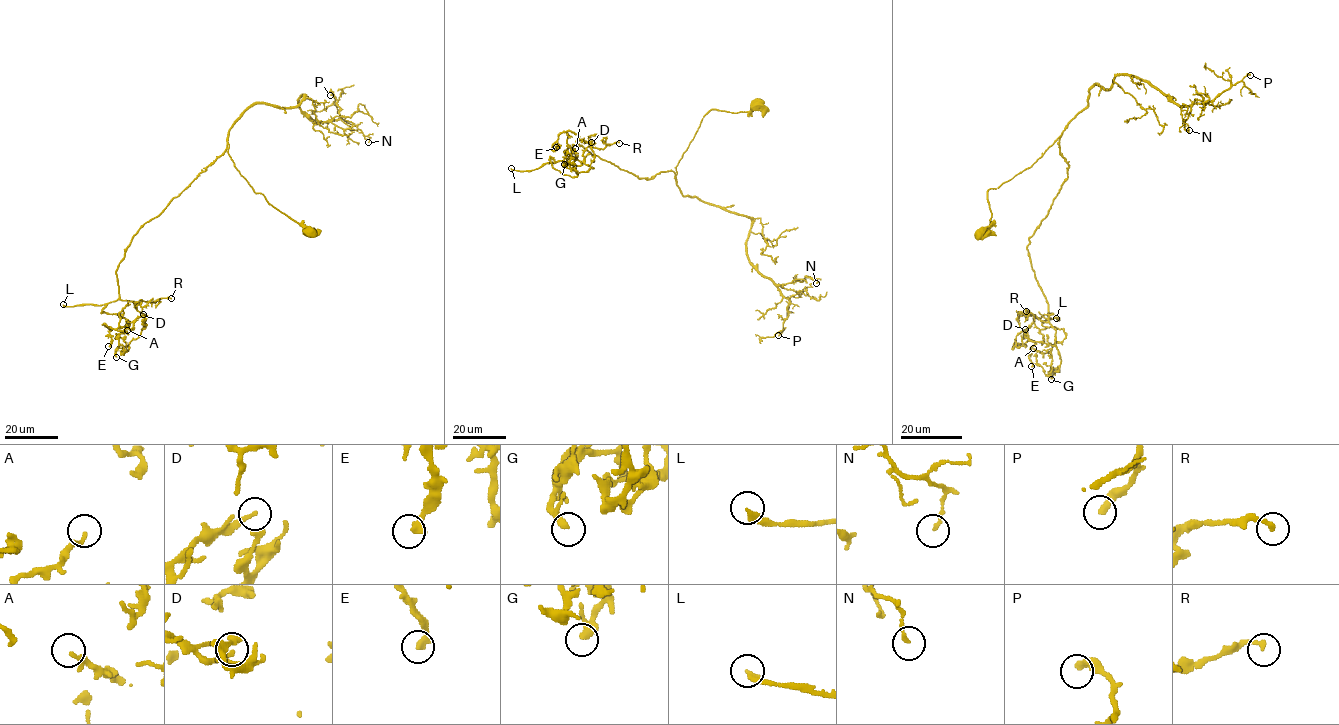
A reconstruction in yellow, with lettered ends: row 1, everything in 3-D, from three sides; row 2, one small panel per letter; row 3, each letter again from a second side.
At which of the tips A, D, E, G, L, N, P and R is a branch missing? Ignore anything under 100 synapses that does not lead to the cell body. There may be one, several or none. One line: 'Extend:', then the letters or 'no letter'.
Extend: L

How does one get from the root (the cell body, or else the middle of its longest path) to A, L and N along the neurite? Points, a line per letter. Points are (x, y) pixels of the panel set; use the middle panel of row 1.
A: (756, 104), (709, 111), (676, 174), (639, 178), (578, 143), (551, 165), (576, 177), (564, 160), (575, 148)
L: (756, 104), (748, 111), (709, 111), (676, 174), (639, 178), (578, 143), (564, 151), (566, 161), (511, 168)
N: (756, 104), (709, 111), (676, 184), (683, 195), (750, 219), (746, 253), (761, 274), (777, 284), (816, 283)

